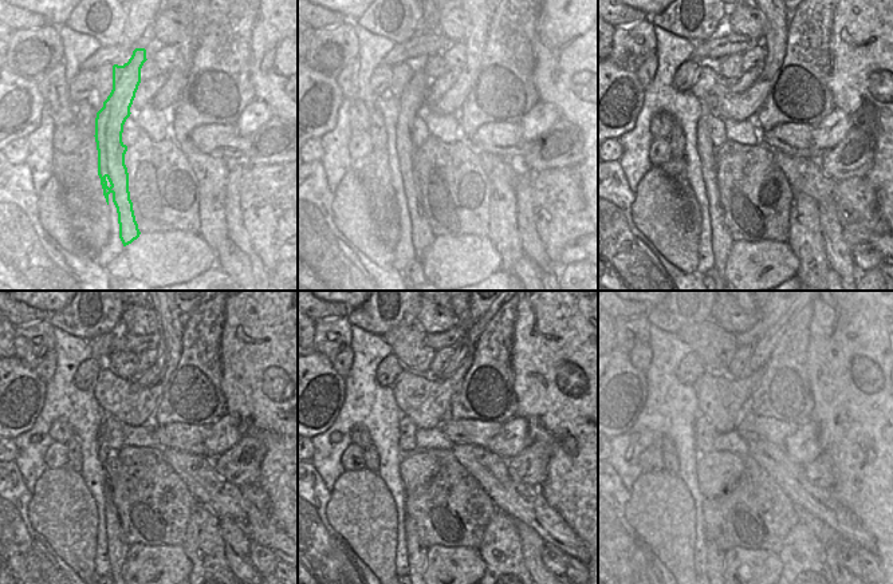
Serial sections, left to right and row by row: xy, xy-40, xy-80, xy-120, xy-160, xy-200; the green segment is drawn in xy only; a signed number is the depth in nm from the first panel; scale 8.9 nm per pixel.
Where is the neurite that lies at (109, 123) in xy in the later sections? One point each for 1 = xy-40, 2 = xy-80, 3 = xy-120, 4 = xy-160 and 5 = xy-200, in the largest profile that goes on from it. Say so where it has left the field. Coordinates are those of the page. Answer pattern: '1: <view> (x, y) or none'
1: xy-40 (412, 99)
2: xy-80 (722, 241)
3: xy-120 (117, 547)
4: xy-160 (417, 555)
5: xy-200 (715, 560)

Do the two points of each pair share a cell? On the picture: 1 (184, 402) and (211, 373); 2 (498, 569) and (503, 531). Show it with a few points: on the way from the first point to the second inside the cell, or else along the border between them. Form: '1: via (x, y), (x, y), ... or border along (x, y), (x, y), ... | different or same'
1: via (192, 394), (208, 381) | same
2: via (504, 560), (503, 540) | same

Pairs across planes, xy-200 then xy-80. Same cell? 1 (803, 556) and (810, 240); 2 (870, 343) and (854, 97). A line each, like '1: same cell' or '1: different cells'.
1: same cell
2: same cell

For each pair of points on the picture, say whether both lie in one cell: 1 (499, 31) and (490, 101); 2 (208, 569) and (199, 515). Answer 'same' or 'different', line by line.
1: same
2: same

